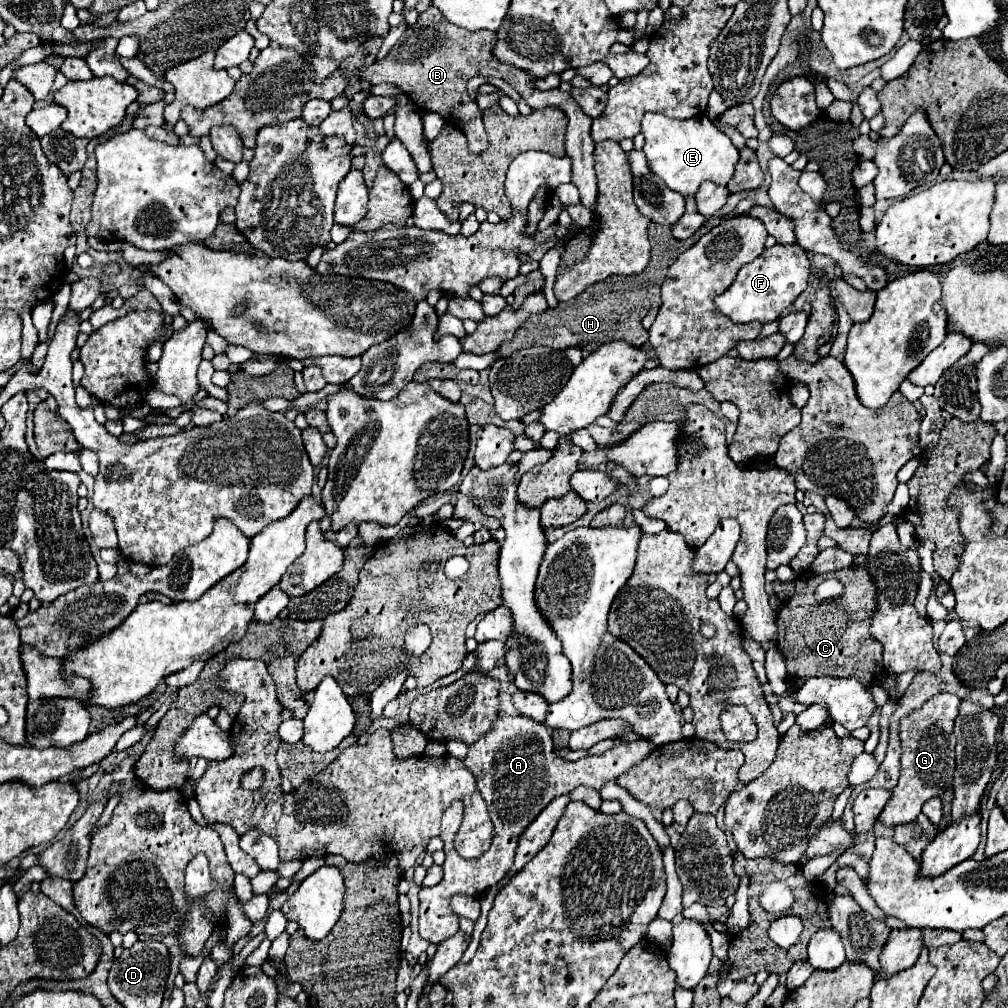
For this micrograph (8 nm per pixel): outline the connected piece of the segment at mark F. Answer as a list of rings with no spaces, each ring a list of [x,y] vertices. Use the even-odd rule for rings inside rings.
[[[774,244],[772,248],[766,248],[754,262],[746,264],[738,272],[732,286],[714,300],[716,312],[728,316],[736,324],[750,324],[754,320],[760,324],[770,324],[792,308],[794,300],[806,290],[808,276],[810,260],[798,244]]]

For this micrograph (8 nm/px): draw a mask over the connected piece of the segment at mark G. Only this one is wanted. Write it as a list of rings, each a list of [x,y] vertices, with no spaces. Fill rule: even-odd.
[[[936,694],[926,704],[900,720],[900,740],[902,740],[902,770],[898,786],[892,790],[892,798],[884,806],[878,822],[886,826],[906,824],[916,820],[920,808],[926,800],[942,796],[952,784],[954,774],[954,746],[956,738],[952,734],[954,718],[958,716],[960,698],[954,694]]]

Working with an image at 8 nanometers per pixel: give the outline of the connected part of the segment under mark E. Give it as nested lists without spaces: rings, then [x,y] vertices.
[[[646,112],[642,118],[642,134],[646,138],[642,150],[646,154],[648,168],[652,168],[652,172],[660,176],[670,190],[682,196],[692,196],[704,180],[726,186],[740,158],[740,150],[732,140],[704,114],[688,120],[672,120],[664,114]]]

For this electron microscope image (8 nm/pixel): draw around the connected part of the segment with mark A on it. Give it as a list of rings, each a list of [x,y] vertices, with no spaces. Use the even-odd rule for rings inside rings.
[[[498,714],[496,724],[492,724],[492,732],[480,736],[474,744],[468,746],[468,754],[464,758],[464,766],[474,774],[478,782],[478,790],[488,804],[490,818],[494,822],[494,842],[488,852],[480,858],[464,860],[456,854],[452,842],[454,834],[463,819],[463,806],[461,801],[455,800],[444,810],[440,838],[444,840],[446,860],[442,864],[444,878],[432,888],[420,890],[420,916],[418,916],[418,932],[428,942],[442,942],[448,936],[458,932],[458,916],[450,908],[450,898],[454,894],[466,896],[482,896],[490,886],[500,882],[506,870],[512,866],[514,850],[522,830],[552,802],[552,798],[572,792],[578,786],[590,786],[600,790],[604,784],[616,780],[628,768],[640,764],[654,748],[648,740],[638,740],[630,744],[620,744],[604,754],[588,756],[576,762],[568,762],[558,758],[552,752],[552,738],[548,728],[542,722],[526,720],[524,716],[502,716]]]

